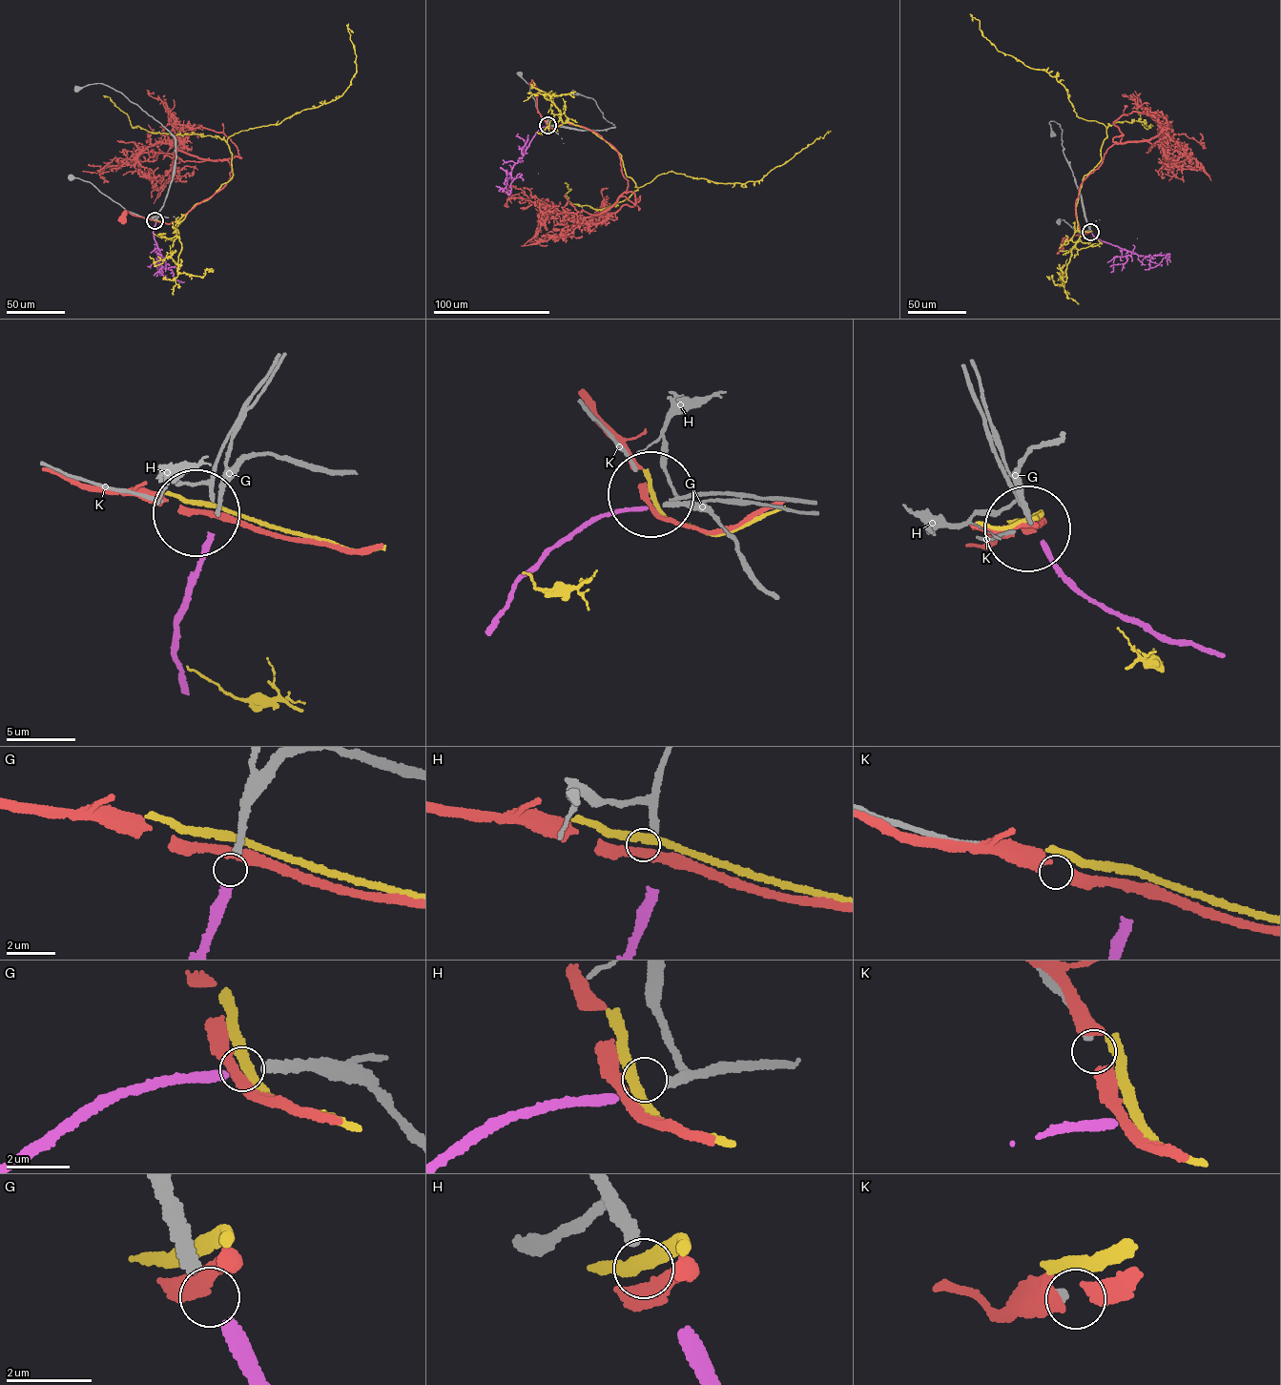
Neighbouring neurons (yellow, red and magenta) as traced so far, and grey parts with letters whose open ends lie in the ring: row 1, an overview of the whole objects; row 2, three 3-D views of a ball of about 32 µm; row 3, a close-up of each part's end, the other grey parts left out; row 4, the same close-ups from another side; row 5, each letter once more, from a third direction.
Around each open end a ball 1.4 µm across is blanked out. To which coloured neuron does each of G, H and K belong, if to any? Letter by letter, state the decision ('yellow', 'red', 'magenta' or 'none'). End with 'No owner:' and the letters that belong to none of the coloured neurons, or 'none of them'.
G: magenta
H: none
K: none
No owner: H, K

